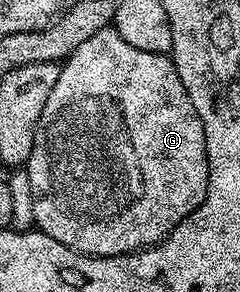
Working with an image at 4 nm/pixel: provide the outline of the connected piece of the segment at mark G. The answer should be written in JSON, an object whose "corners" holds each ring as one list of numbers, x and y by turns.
{"corners":[[112,26,91,34,91,38,83,42,83,46,79,46,64,58,59,82,55,82,55,90,51,90,47,106,43,106,43,114,37,123,35,142,27,161,28,168,29,192,33,195,33,220,37,223,34,225,43,234,55,238,55,242,82,252,84,256,124,256,160,244,175,230,175,226,182,224,204,202,209,185,209,159,205,149,203,122,183,86,183,78,179,78,172,59,164,52,135,50,135,46,123,42,123,38]]}

